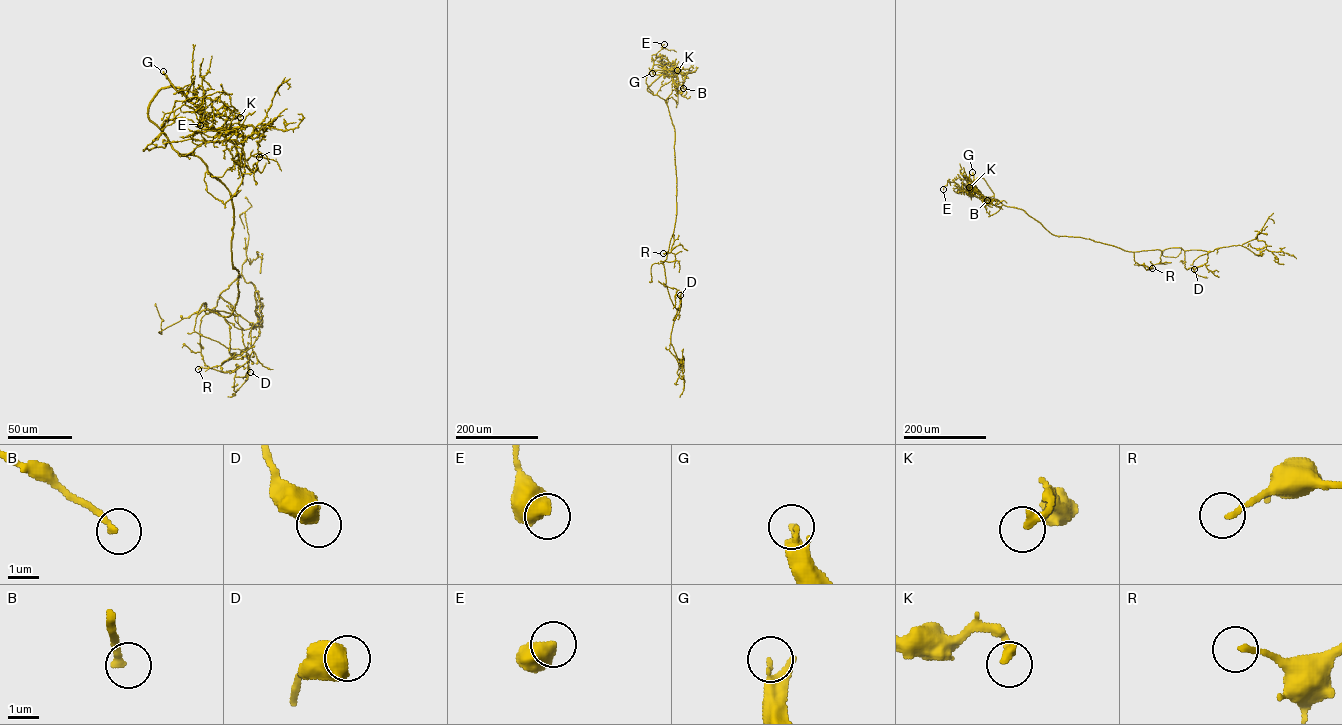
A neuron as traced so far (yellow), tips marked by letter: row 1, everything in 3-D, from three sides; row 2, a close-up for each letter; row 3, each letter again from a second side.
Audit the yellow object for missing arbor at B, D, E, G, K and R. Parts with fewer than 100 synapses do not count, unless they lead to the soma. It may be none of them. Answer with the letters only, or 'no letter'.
G

